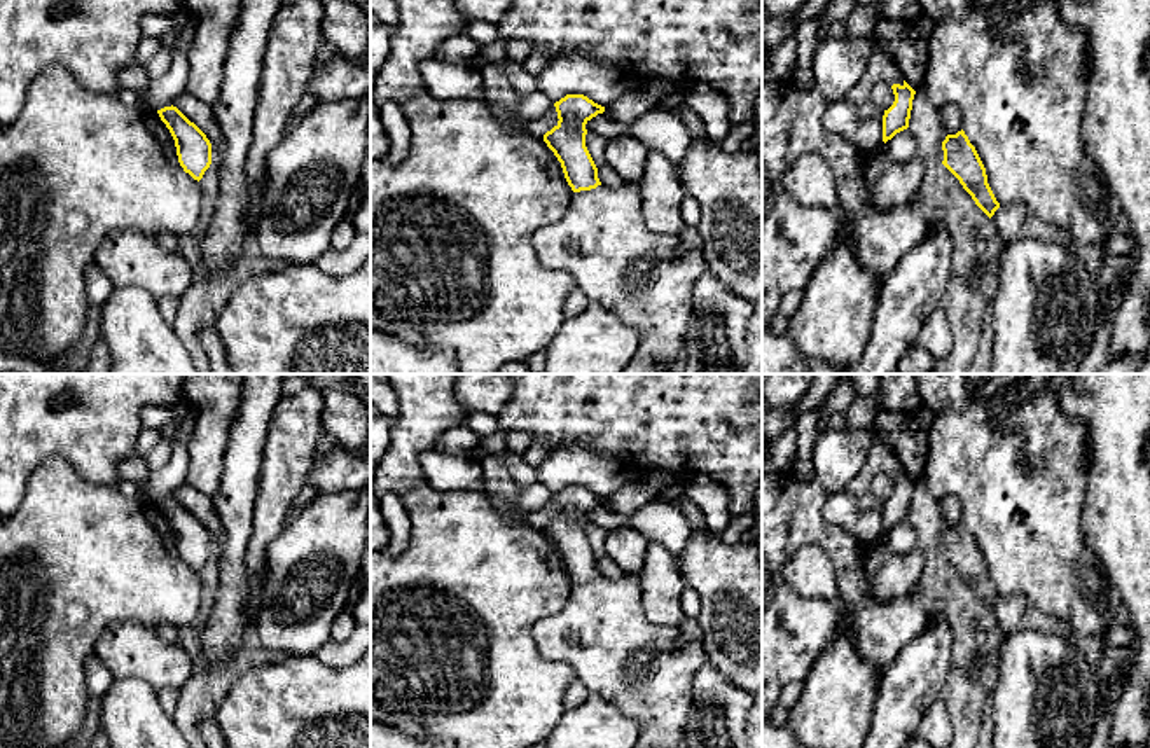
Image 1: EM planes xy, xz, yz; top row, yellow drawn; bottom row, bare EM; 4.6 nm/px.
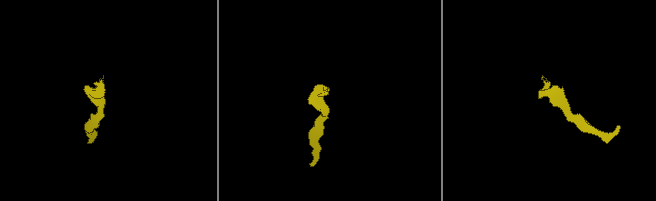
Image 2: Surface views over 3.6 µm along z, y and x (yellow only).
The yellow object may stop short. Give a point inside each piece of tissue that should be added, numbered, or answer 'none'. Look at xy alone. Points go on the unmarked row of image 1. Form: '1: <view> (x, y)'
none

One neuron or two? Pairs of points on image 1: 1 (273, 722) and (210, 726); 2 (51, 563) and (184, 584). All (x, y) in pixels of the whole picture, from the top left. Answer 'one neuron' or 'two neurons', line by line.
1: two neurons
2: one neuron

